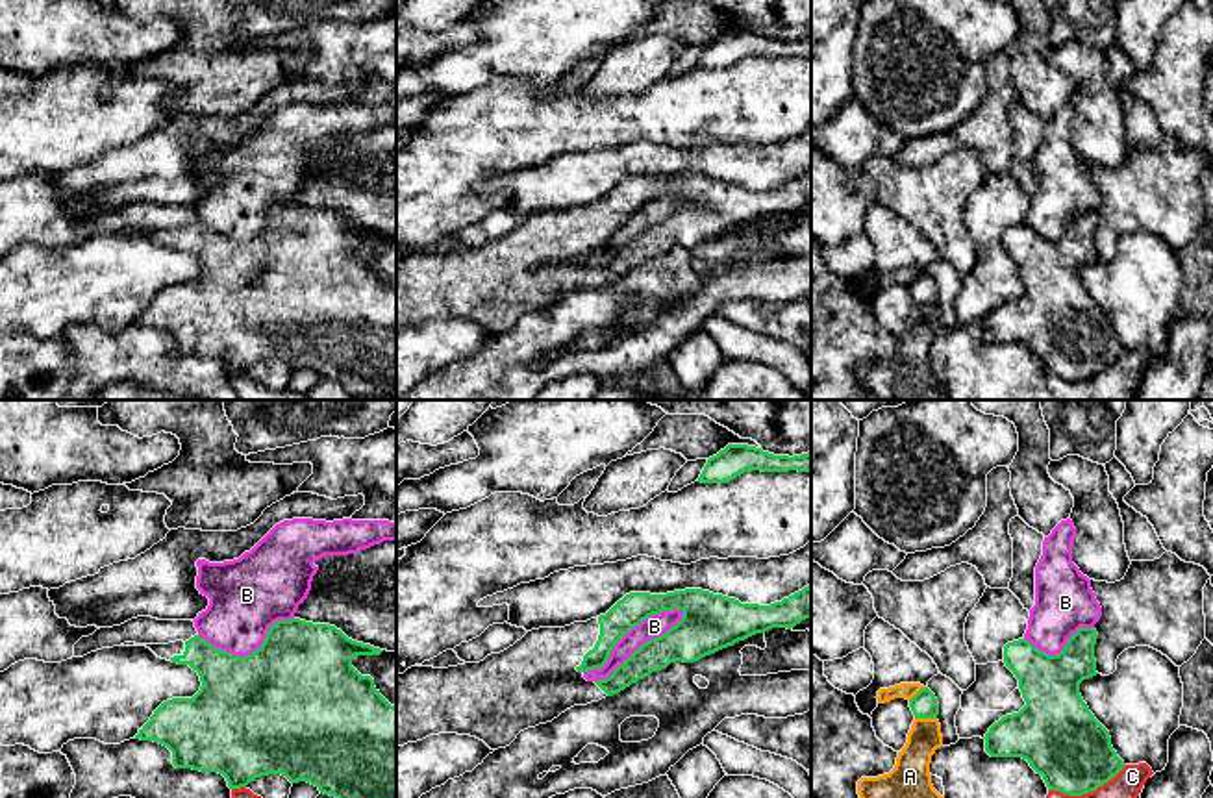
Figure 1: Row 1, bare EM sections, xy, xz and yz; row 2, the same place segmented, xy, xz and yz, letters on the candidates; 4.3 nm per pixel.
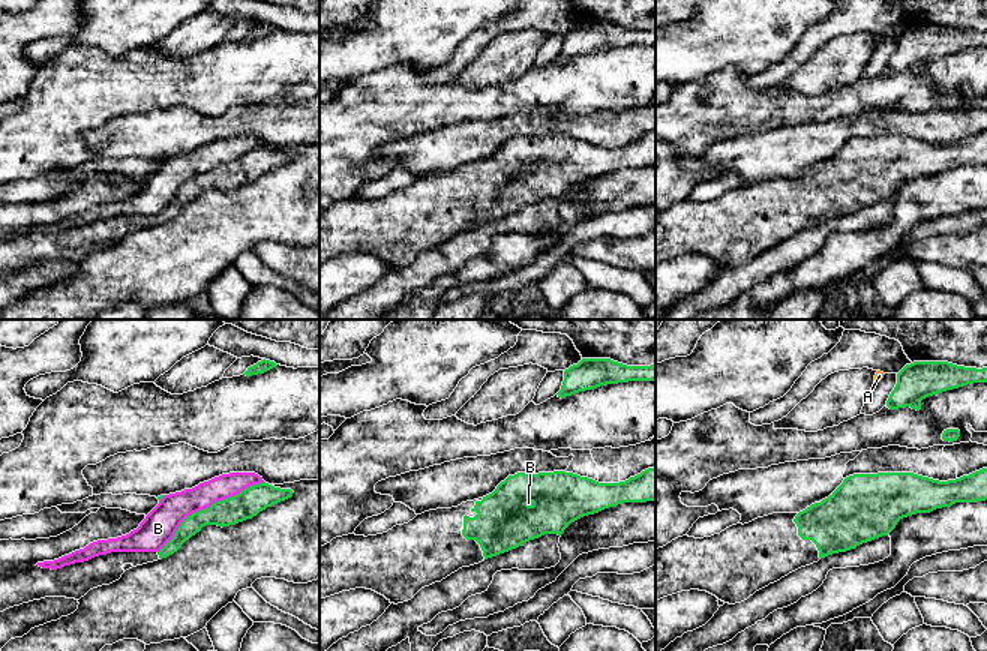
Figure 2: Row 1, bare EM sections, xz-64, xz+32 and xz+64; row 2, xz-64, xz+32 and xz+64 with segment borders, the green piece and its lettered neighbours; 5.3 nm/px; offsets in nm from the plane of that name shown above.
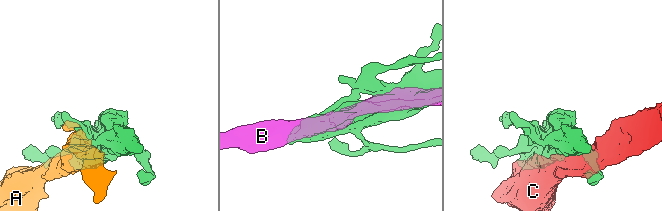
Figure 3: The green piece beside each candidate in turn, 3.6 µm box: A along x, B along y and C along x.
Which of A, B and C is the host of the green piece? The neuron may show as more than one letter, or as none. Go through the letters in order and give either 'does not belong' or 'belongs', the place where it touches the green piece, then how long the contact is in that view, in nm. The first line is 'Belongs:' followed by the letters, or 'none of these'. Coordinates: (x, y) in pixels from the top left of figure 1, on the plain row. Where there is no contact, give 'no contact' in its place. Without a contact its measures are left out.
Belongs: none of these
A: does not belong | yz (926, 302) | 100 nm
B: does not belong | xz (630, 213) | 500 nm
C: does not belong | yz (1086, 378) | 360 nm

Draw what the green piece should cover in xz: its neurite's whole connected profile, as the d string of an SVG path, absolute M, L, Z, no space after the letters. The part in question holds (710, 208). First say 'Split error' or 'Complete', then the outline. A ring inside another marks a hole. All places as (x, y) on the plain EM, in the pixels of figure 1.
Split error. M811 170L770 191L741 189L702 174L667 180L630 178L606 200L565 213L539 213L500 239L480 248L448 254L411 252L396 259L396 333L430 320L457 318L483 326L491 335L509 331L528 313L552 307L574 291L613 281L674 246L694 248L772 213L794 213L811 204ZM680 194L682 206L661 222L646 226L606 265L587 267L585 257L602 254L615 230L652 200Z

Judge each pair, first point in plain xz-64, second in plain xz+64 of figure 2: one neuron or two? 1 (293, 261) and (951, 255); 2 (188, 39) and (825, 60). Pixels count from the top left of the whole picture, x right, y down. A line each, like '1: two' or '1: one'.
1: one
2: one

